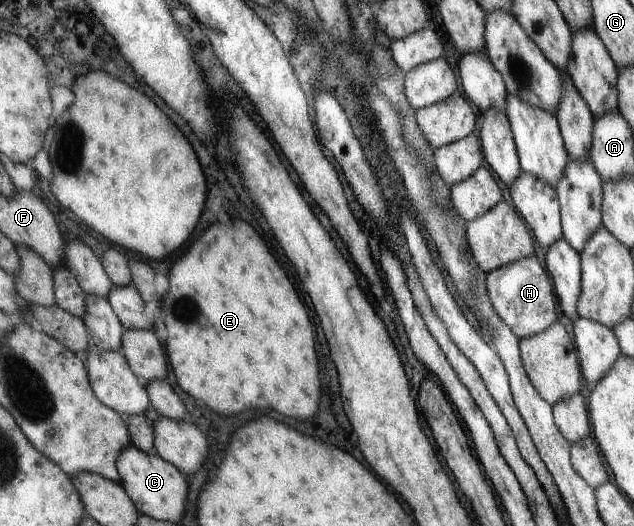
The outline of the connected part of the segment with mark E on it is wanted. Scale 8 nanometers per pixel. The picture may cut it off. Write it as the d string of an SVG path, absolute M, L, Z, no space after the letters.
M234 220L232 224L220 224L214 222L212 226L206 228L206 232L188 248L188 252L184 256L180 256L180 260L176 260L170 268L170 274L167 274L170 280L168 292L161 297L161 318L165 324L166 340L163 343L168 360L172 365L177 383L180 388L194 396L196 400L202 400L204 404L208 404L212 410L216 410L218 414L236 414L244 408L262 408L262 410L276 410L284 416L292 416L292 418L312 418L312 414L318 410L318 398L320 398L320 378L318 378L318 356L316 356L316 340L314 340L314 330L312 330L312 322L310 316L304 308L304 304L300 302L292 282L288 280L288 276L284 274L284 270L278 266L276 258L270 254L266 242L256 234L256 230L242 220Z

